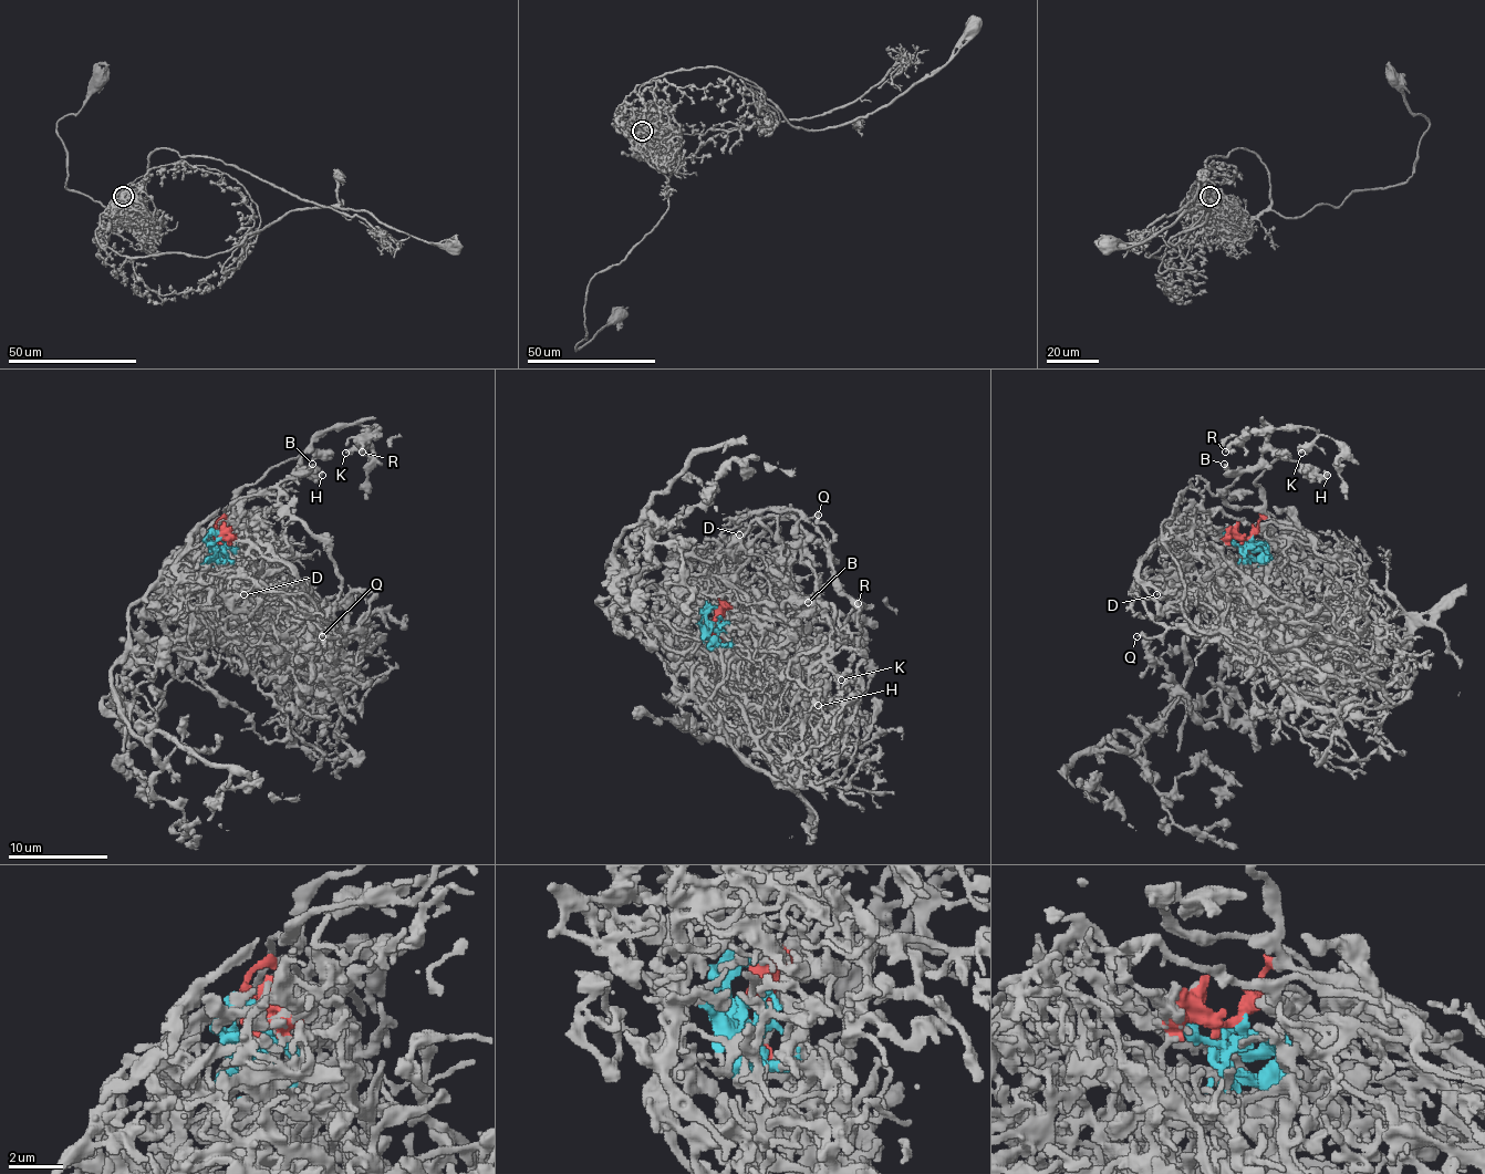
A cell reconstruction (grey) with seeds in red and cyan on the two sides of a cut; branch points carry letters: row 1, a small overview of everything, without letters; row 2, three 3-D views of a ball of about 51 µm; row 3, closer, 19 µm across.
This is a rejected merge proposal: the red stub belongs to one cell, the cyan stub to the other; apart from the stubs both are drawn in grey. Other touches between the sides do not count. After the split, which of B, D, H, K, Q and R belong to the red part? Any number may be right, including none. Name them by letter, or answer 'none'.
B, H, K, R

